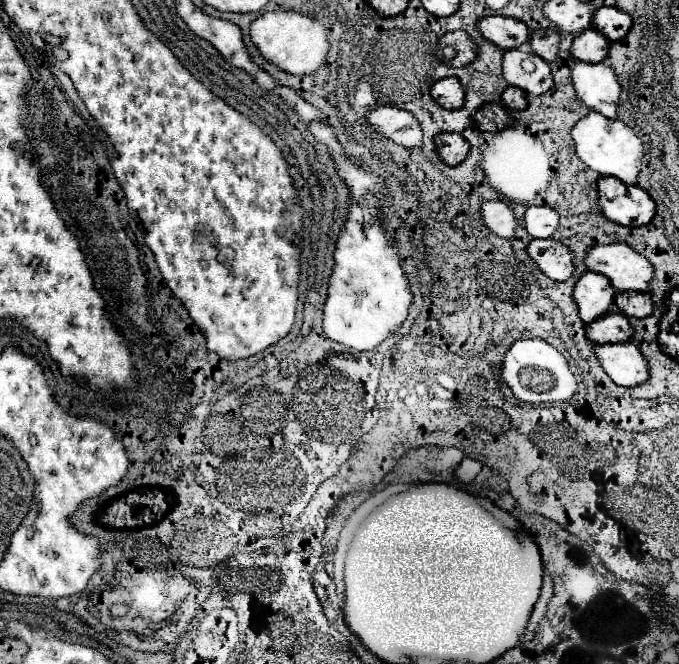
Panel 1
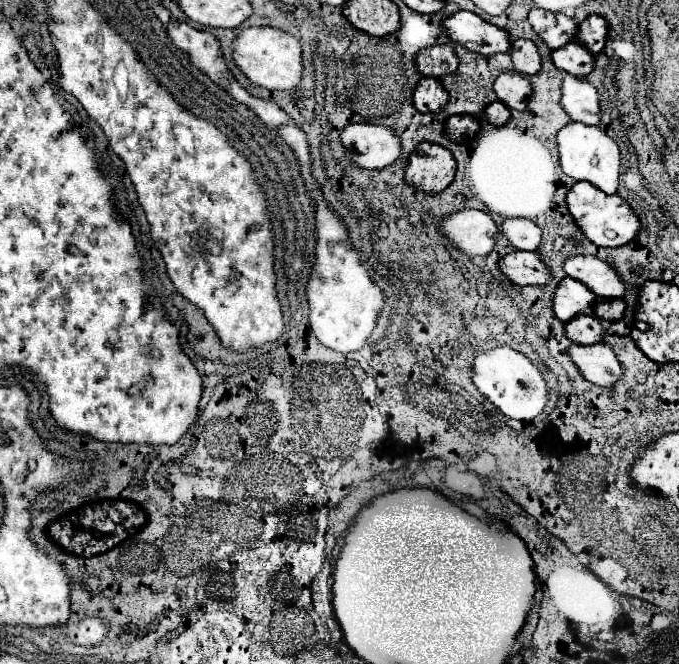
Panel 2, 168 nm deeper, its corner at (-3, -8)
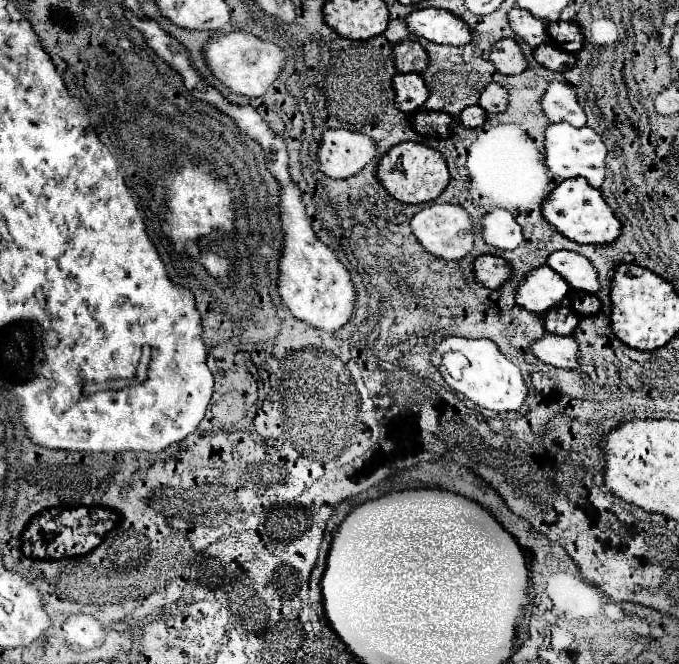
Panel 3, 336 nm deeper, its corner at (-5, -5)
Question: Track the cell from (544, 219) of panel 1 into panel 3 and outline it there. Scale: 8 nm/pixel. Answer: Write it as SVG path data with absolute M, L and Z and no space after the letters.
M495 208L483 218L483 238L495 248L515 250L523 242L523 228L513 220L511 212Z

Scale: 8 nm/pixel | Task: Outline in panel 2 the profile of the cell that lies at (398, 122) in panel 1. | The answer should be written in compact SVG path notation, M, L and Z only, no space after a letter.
M351 123L343 129L341 143L361 169L383 169L401 155L399 137L381 125Z

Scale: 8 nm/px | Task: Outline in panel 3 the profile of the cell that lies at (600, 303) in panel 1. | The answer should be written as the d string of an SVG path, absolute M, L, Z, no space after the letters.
M541 266L521 282L517 290L517 304L535 314L549 312L549 308L555 308L567 298L569 290L569 284L565 284L553 268Z

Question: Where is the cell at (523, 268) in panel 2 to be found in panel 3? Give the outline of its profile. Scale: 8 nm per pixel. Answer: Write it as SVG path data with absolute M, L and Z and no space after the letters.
M485 254L475 260L475 278L487 288L499 288L511 278L511 266L501 256Z

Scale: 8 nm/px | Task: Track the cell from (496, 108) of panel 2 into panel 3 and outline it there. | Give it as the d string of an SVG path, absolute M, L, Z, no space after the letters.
M479 104L465 108L465 110L461 112L461 116L459 116L459 122L461 122L463 126L467 126L467 128L477 128L477 126L481 126L485 120L487 120L487 114L485 114L485 110L483 110Z

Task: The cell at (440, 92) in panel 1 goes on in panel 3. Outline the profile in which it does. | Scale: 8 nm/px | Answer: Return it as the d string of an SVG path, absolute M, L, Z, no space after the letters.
M397 74L393 78L395 94L397 94L397 108L413 114L417 112L429 98L429 88L421 74Z

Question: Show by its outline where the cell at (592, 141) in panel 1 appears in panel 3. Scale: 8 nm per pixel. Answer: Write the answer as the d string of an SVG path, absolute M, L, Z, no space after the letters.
M557 122L545 130L545 164L559 178L567 180L583 176L593 188L601 188L605 180L605 158L607 146L603 144L601 136L589 126L575 128L571 124Z

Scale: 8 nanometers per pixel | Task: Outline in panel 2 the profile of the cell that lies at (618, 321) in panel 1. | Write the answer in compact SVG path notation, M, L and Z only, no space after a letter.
M581 313L575 319L567 321L563 325L567 339L571 339L573 343L579 345L593 345L593 343L601 343L603 335L605 335L605 327L601 323L601 319L597 319L591 313Z

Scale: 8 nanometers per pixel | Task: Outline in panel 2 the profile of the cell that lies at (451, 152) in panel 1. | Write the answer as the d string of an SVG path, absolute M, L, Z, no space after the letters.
M421 143L409 155L403 179L415 193L437 195L453 181L455 167L455 159L445 147Z

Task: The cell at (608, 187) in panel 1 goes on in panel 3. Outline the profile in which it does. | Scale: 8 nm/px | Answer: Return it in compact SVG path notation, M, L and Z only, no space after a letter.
M581 178L563 180L543 202L543 216L563 236L579 244L613 244L621 236L621 228L623 228L621 220L613 214L601 190L589 188L589 182Z

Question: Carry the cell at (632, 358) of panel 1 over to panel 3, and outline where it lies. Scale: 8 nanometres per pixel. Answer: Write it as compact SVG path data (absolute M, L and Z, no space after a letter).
M545 334L541 340L537 340L531 346L531 352L541 358L543 362L565 368L565 370L579 370L581 356L579 356L579 344L573 336L553 336Z

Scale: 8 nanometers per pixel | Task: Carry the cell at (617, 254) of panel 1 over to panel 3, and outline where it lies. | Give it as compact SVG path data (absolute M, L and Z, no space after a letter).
M569 250L553 252L547 258L547 266L551 266L557 274L561 274L571 284L571 288L593 292L593 294L597 292L597 288L601 288L597 280L597 270L581 254L575 254Z

